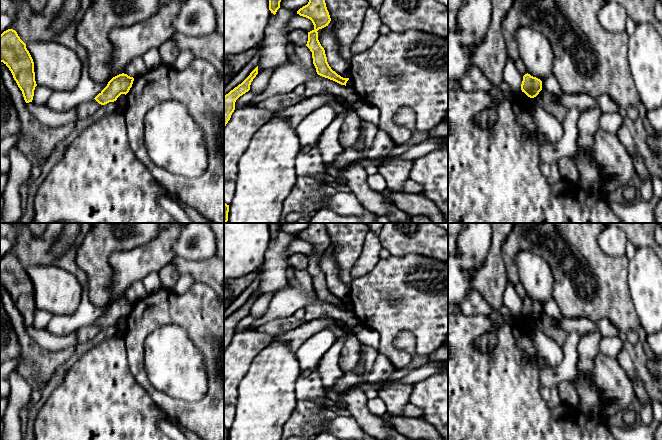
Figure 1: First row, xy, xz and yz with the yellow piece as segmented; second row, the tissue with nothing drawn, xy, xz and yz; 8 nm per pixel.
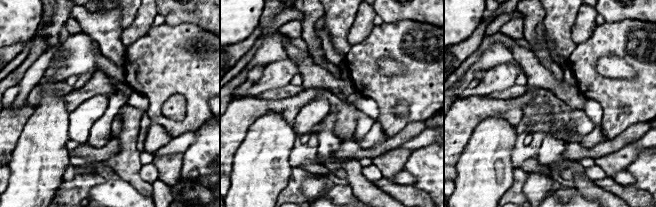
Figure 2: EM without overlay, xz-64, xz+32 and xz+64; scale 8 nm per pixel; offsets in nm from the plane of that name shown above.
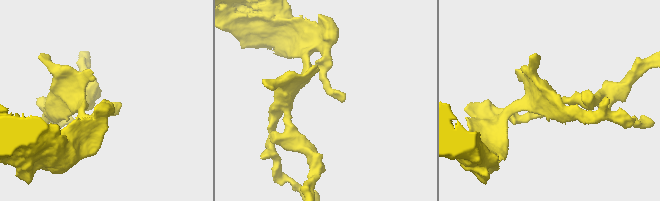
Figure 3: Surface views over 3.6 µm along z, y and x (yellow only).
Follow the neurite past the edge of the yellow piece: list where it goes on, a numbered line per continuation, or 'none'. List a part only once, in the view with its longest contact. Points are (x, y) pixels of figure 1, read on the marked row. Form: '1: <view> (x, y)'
none

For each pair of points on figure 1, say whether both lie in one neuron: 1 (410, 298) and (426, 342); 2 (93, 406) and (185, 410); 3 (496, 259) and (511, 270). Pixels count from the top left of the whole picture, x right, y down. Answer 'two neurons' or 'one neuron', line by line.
1: one neuron
2: two neurons
3: two neurons

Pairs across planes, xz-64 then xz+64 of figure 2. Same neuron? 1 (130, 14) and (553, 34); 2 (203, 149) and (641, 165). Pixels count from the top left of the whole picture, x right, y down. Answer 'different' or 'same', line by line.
1: same
2: same

